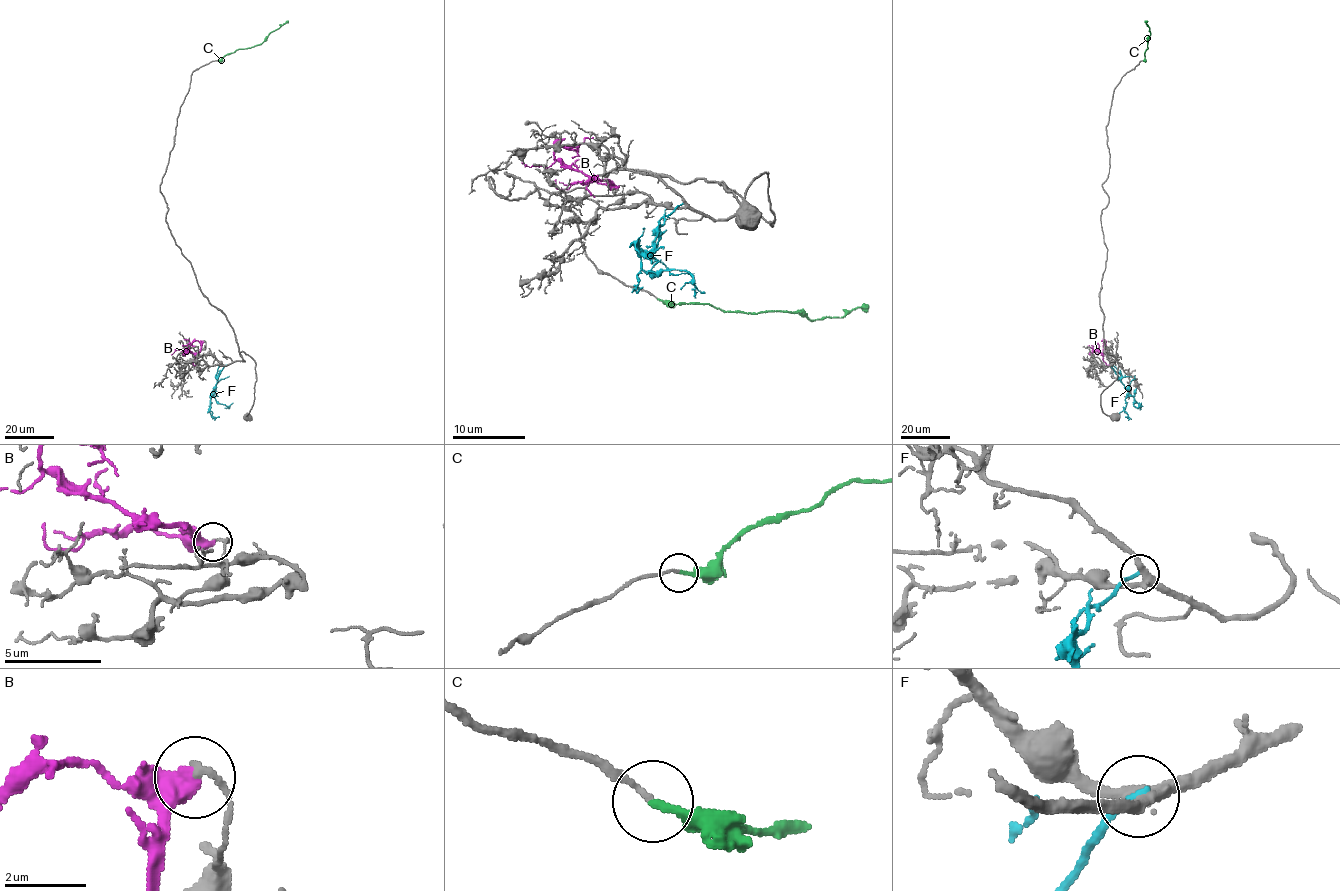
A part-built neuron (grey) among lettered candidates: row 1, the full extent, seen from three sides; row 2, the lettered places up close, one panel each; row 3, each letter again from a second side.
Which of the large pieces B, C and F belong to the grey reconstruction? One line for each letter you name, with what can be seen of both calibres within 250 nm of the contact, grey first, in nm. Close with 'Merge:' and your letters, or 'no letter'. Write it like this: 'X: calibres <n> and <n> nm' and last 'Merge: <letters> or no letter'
C: calibres 120 and 200 nm
Merge: C

